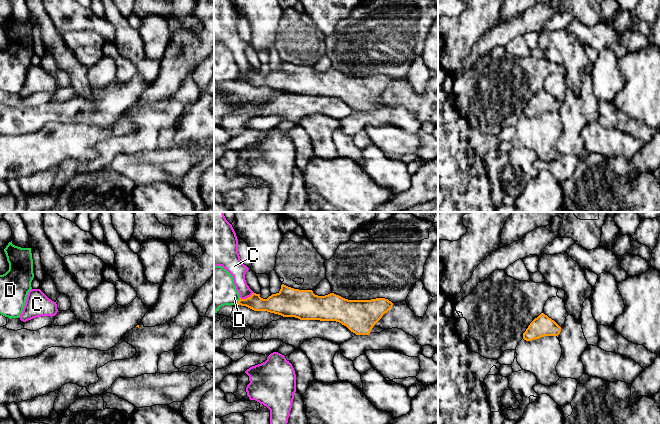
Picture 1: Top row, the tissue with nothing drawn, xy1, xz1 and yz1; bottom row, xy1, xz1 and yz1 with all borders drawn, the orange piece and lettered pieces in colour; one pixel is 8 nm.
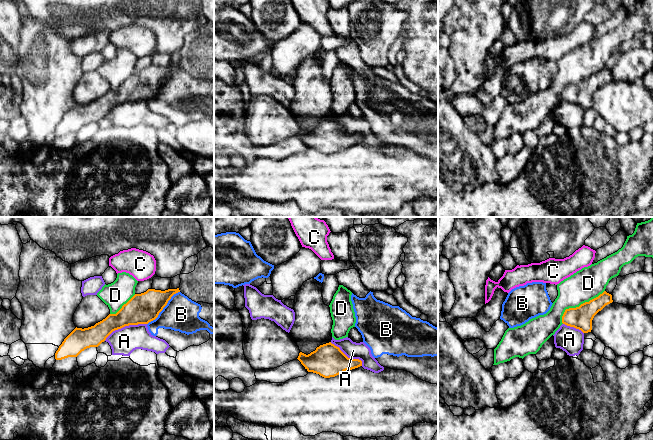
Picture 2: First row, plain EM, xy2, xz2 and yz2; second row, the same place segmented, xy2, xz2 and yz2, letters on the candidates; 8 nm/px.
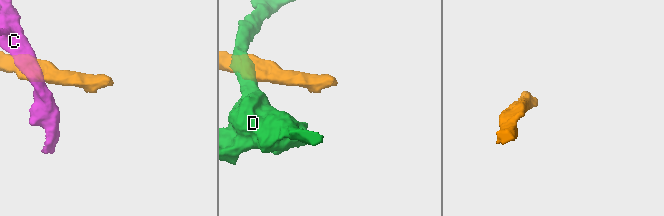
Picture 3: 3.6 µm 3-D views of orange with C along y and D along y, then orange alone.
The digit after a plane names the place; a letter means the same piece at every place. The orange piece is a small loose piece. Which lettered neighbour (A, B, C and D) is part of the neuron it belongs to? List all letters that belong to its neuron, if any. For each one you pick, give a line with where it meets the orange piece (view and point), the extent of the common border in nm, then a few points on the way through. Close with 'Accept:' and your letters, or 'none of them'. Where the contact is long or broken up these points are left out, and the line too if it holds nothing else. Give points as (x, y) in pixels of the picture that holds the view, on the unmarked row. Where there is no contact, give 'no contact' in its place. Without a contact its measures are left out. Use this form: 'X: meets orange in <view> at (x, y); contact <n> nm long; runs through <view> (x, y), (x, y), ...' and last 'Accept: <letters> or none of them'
Accept: none of them

